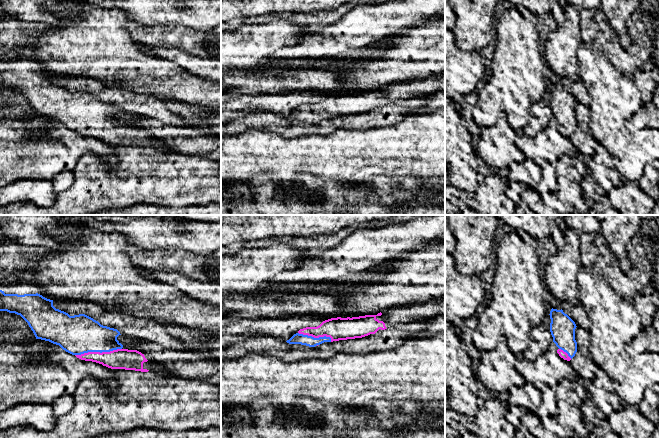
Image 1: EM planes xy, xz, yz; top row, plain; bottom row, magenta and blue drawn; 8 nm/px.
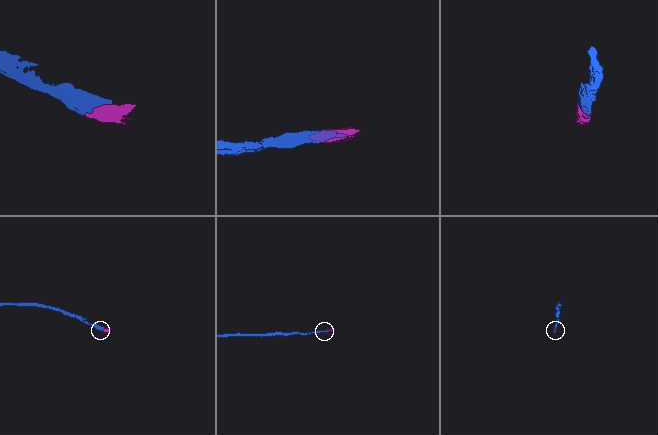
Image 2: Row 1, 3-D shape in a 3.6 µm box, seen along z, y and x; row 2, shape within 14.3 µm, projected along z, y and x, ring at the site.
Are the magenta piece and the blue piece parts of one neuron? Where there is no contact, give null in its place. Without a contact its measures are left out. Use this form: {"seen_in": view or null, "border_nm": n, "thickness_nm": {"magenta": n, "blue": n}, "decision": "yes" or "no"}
{"seen_in": "xy", "border_nm": 380, "thickness_nm": {"magenta": 160, "blue": 320}, "decision": "yes"}

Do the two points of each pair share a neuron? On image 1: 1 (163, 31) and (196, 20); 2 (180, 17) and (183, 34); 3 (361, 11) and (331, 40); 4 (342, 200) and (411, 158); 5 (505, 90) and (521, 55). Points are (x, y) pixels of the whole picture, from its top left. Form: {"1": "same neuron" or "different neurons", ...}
{"1": "different neurons", "2": "different neurons", "3": "same neuron", "4": "different neurons", "5": "same neuron"}

